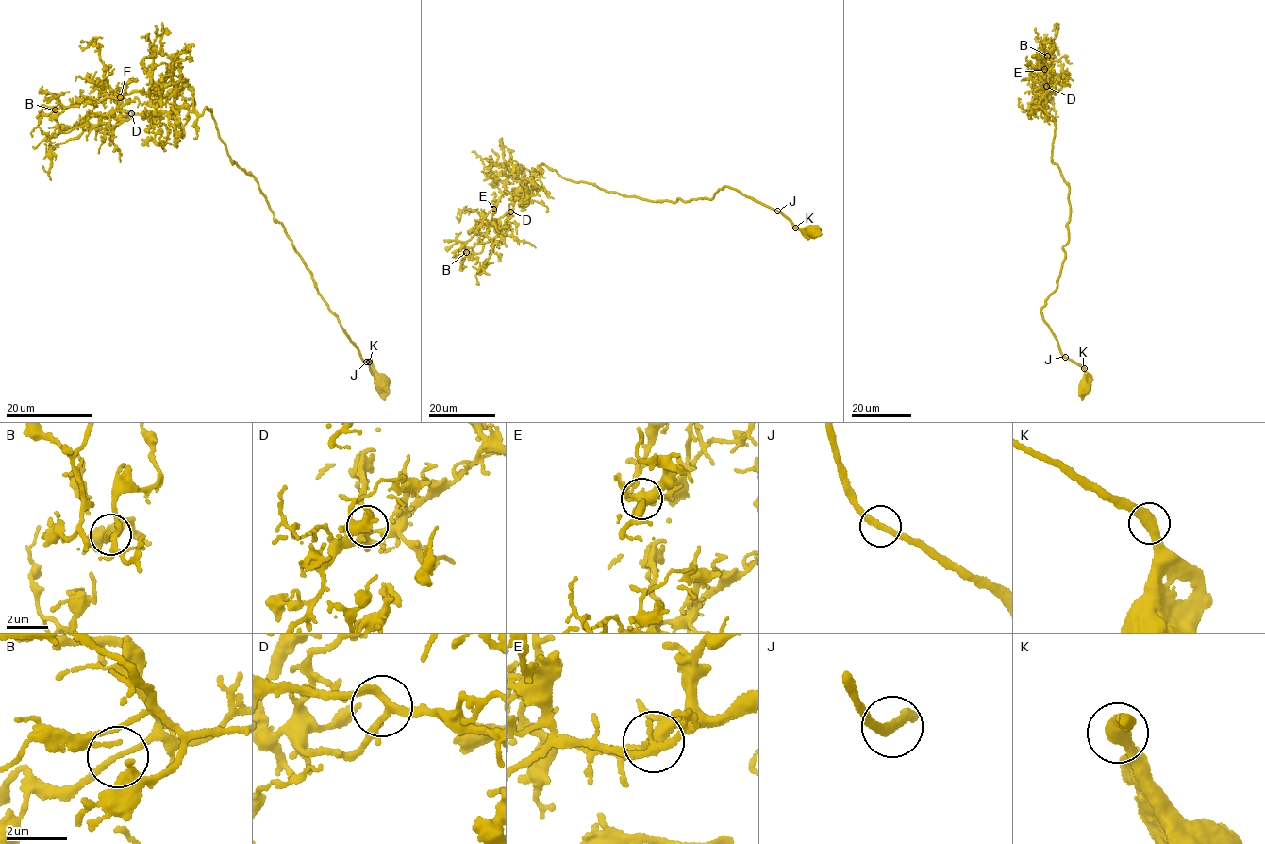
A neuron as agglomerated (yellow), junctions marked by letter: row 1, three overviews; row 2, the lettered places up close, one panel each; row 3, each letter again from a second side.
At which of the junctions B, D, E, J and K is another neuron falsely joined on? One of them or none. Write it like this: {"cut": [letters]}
{"cut": []}

